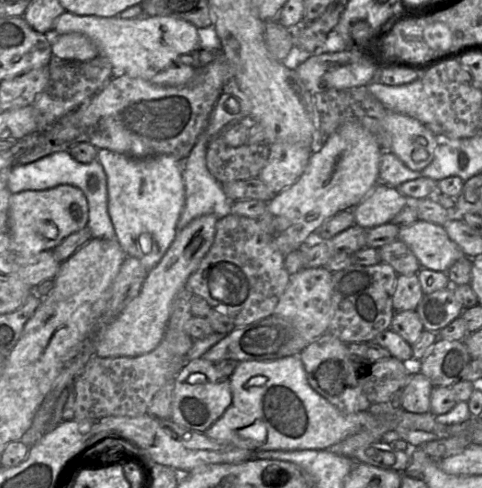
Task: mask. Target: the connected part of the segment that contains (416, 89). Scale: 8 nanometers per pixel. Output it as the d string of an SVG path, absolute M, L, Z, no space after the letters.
M421 75L415 81L403 85L389 86L374 80L366 87L387 111L415 118L427 126L437 137L442 137L442 127L431 112Z

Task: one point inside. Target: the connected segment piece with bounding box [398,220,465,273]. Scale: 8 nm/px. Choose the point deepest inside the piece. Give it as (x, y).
(430, 243)

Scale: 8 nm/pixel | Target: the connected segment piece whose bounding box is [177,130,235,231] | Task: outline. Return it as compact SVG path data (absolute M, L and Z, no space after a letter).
M205 130L199 136L187 158L183 160L185 206L177 223L181 231L193 219L213 214L218 219L231 214L233 202L222 186L211 175L206 165L206 149L209 137Z

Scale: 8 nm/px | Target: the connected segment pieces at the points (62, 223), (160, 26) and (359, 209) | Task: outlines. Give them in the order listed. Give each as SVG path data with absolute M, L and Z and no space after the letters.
M62 184L46 190L27 190L11 195L9 228L14 250L19 256L32 257L53 250L66 237L88 225L89 206L79 188Z
M65 11L54 21L50 37L72 32L87 36L97 46L99 56L105 56L111 62L113 77L125 74L157 85L182 86L195 73L195 68L185 63L182 57L201 49L197 30L193 24L170 16L142 15L123 19L116 16L80 16Z
M379 182L352 209L355 225L364 229L370 229L389 223L408 204L409 199L399 193L396 188Z

